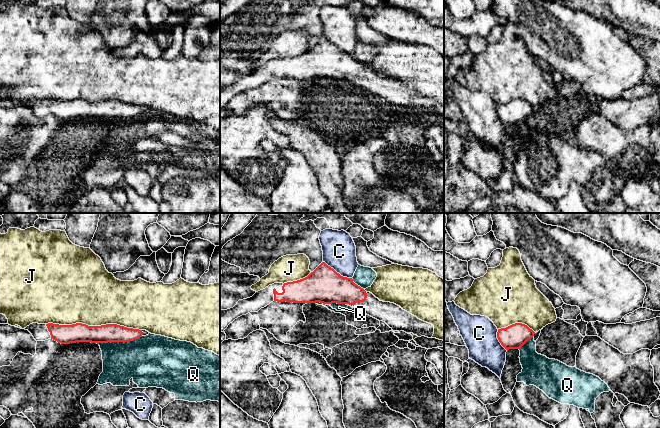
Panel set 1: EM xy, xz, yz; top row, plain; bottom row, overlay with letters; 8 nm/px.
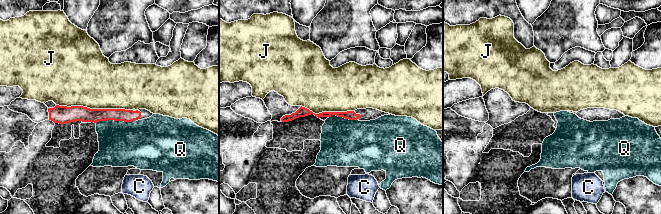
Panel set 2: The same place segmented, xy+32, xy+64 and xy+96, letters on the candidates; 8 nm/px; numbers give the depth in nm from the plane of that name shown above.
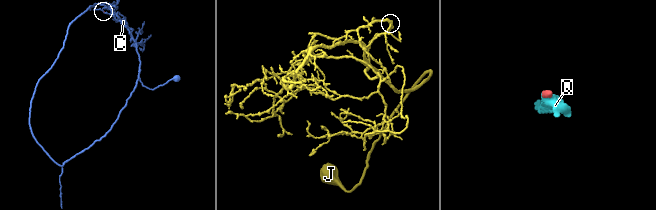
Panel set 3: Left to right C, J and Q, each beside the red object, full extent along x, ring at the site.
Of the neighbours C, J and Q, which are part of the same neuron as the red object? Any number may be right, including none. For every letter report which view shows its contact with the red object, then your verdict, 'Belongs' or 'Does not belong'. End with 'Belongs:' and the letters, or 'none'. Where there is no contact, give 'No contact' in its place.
C: Touches red in xz. Does not belong
J: Touches red in xy. Does not belong
Q: Touches red in xy. Does not belong
Belongs: none

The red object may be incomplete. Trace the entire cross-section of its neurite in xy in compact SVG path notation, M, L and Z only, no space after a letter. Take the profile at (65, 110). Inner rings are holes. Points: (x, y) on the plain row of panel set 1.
M32 99L26 104L36 117L53 115L61 120L76 118L108 119L130 118L149 110L146 106L127 104L117 100L88 102L82 99L72 101Z

